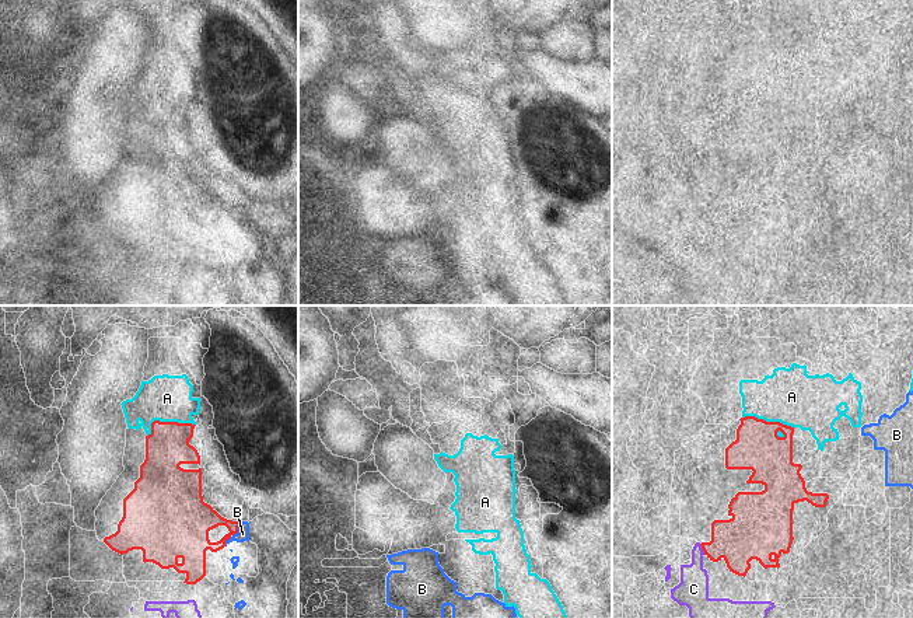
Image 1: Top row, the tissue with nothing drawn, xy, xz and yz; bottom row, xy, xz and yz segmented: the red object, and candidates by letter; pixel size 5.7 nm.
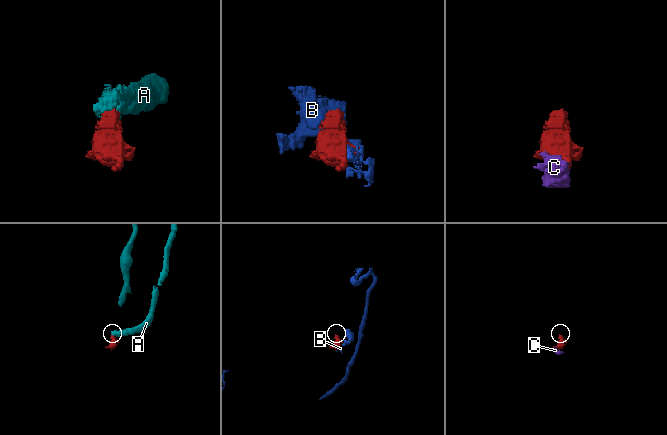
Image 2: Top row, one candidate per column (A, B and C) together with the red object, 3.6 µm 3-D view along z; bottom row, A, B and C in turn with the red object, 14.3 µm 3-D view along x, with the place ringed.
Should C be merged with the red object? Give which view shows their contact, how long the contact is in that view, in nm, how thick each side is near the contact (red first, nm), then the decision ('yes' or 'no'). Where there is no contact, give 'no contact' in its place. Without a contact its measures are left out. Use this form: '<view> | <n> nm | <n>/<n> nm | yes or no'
yz | 70 nm | 260/180 nm | no

